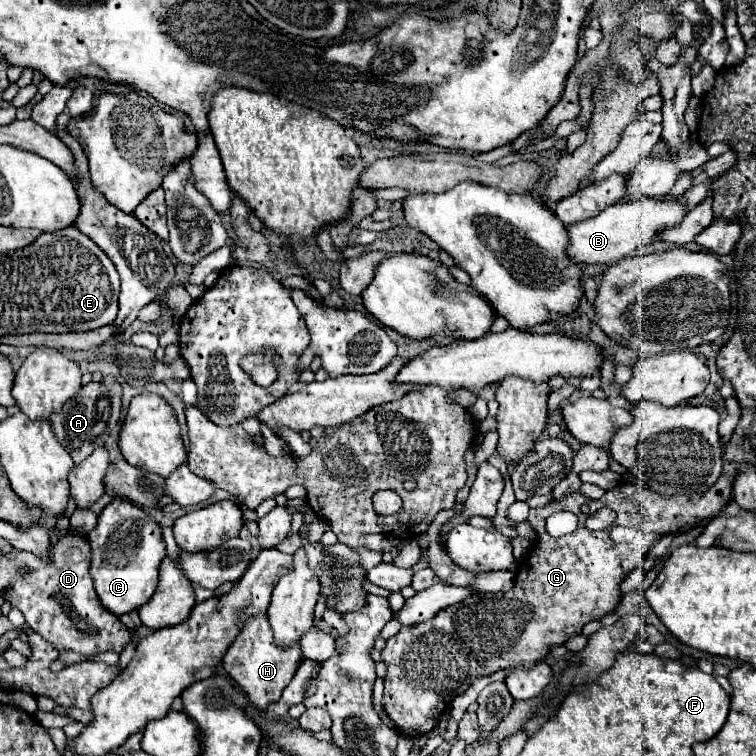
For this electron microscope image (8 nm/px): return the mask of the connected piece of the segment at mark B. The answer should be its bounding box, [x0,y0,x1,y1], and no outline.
[566,198,684,264]

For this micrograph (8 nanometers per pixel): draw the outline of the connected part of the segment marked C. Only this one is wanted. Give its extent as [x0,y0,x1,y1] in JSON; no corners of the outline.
[88,498,166,618]

